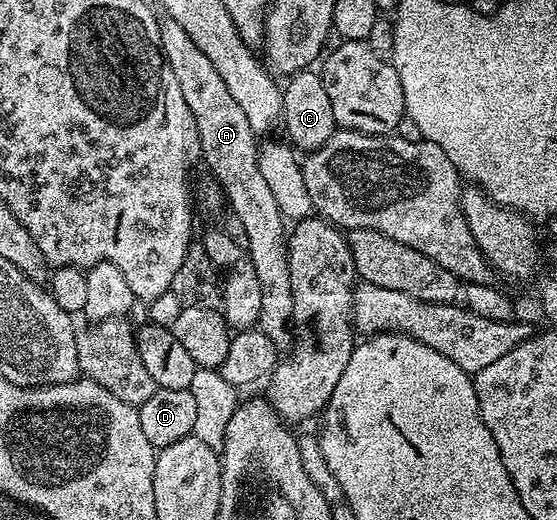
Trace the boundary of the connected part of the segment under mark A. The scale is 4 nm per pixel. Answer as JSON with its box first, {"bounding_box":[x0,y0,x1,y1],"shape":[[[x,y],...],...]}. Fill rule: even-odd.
{"bounding_box":[160,18,293,353],"shape":[[[168,18],[162,19],[160,26],[161,53],[165,55],[171,70],[175,70],[179,90],[183,90],[183,98],[195,118],[201,143],[201,160],[213,171],[212,179],[219,185],[227,201],[228,211],[239,216],[248,235],[249,261],[251,266],[255,266],[255,278],[259,278],[262,294],[256,327],[267,334],[271,342],[275,342],[278,353],[288,353],[293,346],[293,295],[287,251],[287,224],[259,170],[258,137],[251,130],[251,122],[247,122],[243,109],[235,103],[235,98],[231,98],[223,77],[207,59],[207,54],[203,54],[203,50],[199,50],[199,46],[187,38],[187,30],[183,30],[179,22]]]}

